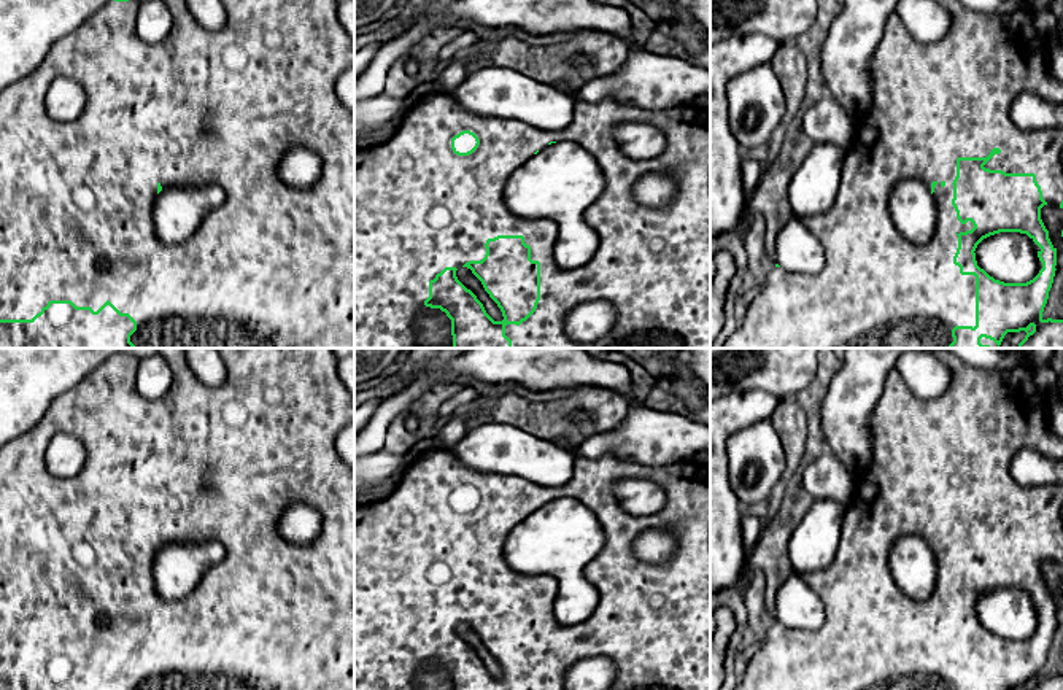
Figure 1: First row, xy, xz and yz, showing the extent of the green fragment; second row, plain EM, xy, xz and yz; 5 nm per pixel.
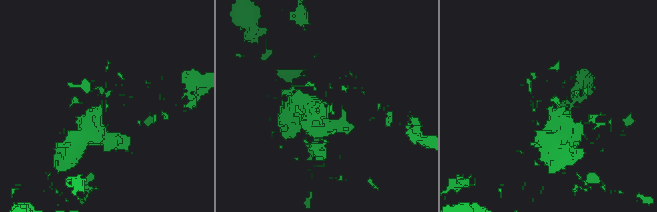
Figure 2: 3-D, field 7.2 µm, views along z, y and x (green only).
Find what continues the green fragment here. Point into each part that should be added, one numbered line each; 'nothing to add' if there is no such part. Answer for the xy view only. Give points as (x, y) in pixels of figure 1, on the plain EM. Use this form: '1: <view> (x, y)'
1: xy (77, 554)

